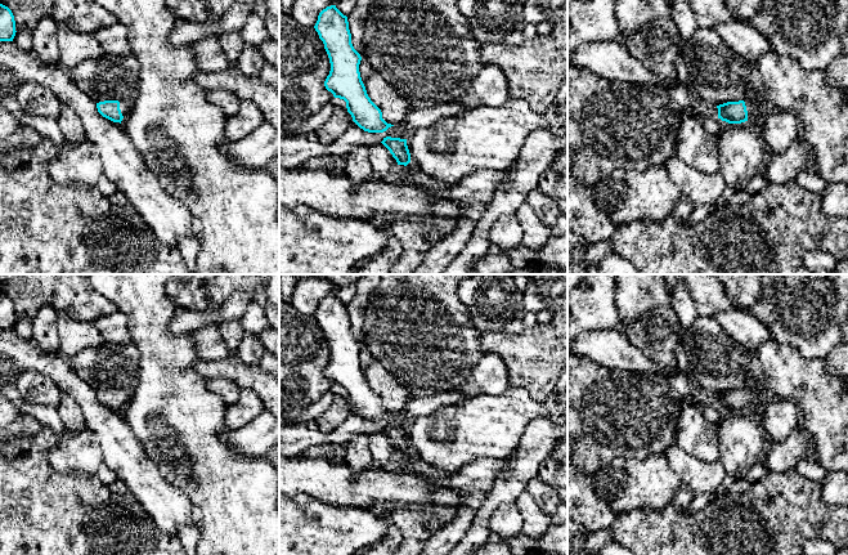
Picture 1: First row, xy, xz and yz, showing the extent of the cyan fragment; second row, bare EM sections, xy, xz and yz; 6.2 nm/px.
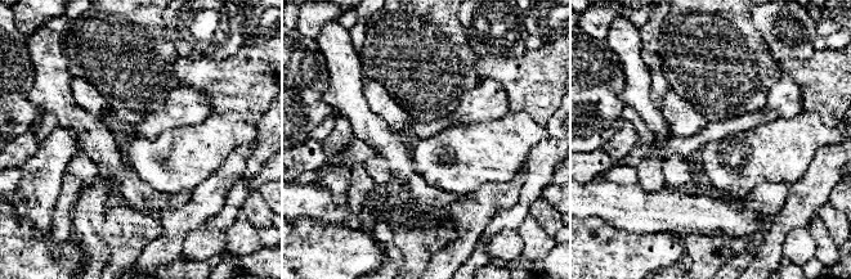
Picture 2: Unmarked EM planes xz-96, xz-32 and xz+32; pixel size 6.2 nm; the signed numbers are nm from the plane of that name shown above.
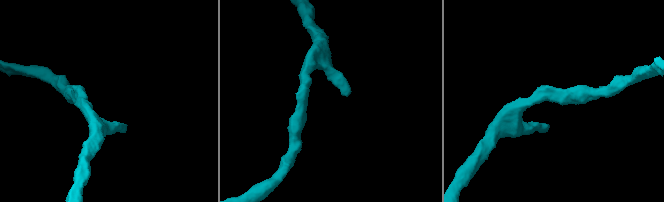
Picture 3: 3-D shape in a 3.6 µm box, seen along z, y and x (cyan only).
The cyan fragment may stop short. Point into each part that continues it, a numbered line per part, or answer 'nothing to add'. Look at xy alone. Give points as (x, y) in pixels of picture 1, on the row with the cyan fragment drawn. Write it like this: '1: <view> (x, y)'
1: xy (125, 106)

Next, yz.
1: yz (752, 104)

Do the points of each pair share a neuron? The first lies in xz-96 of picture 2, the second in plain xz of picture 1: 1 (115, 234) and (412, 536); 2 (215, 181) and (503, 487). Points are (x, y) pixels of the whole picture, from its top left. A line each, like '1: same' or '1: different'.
1: same
2: different

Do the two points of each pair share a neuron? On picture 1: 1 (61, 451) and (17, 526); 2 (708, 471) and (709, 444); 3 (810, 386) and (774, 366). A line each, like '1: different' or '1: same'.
1: different
2: different
3: same

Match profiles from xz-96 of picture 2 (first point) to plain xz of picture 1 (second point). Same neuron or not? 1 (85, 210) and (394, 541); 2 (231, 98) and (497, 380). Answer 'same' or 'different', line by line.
1: same
2: different

